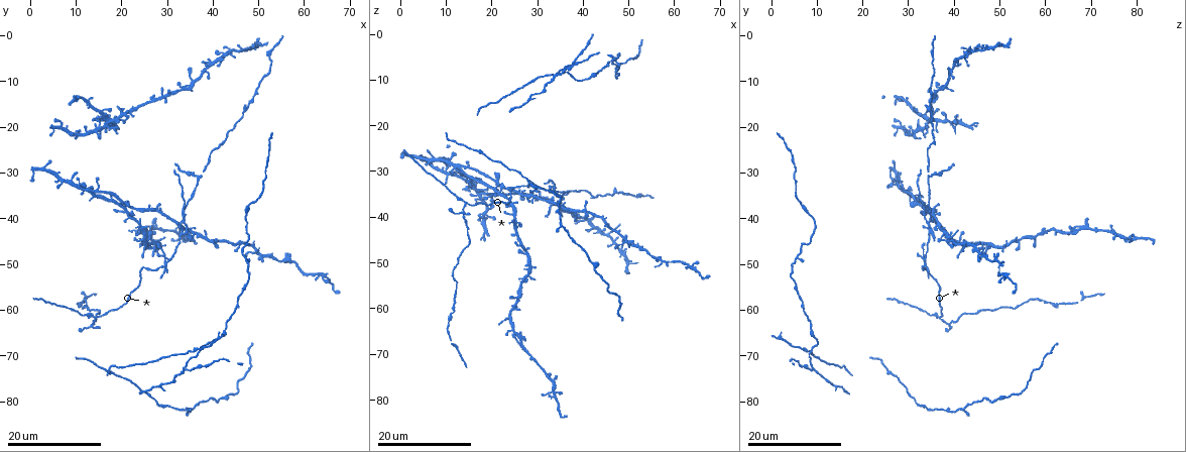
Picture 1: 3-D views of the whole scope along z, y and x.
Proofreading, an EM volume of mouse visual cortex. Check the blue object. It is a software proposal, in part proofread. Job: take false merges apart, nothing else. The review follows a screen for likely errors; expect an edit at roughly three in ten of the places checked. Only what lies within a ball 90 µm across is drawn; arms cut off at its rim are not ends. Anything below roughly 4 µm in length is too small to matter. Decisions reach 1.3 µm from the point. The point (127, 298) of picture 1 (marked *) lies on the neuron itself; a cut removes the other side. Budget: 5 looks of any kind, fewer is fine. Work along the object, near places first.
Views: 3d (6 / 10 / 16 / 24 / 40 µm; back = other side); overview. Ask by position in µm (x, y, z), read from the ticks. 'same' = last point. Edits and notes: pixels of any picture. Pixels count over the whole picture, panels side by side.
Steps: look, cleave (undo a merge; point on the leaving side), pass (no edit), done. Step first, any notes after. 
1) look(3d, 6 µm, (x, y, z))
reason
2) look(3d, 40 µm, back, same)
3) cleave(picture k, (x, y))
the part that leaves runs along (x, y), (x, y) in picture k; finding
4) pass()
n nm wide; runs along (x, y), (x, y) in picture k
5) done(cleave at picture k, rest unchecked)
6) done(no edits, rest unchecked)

look(3d, 24 µm, (36.5, 69.5, 8.5))
three arms meet

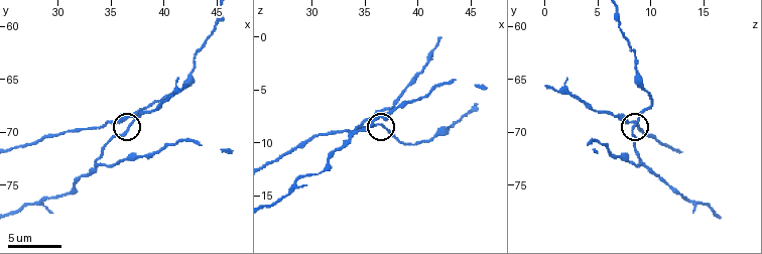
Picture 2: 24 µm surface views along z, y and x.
look(3d, 6 µm, (36.6, 69.6, 8.4))

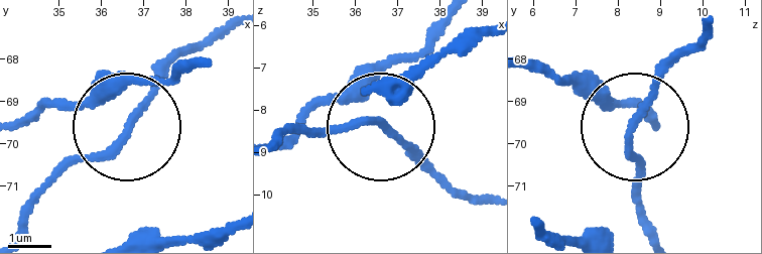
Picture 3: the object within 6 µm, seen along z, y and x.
look(3d, 6 µm, back, (36.70, 69.45, 8.40))

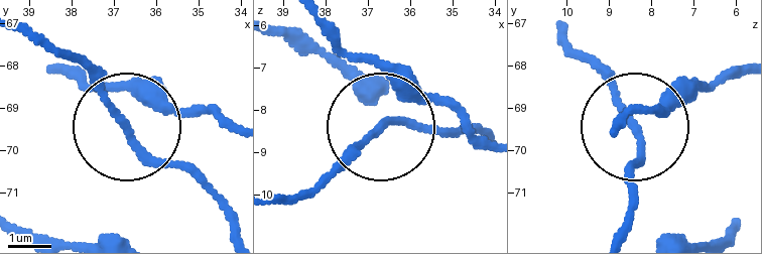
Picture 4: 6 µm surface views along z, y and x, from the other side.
pass()
3 arms; runs along (234, 125), (201, 107), (157, 107), (129, 129), (230, 212) in picture 4; one neuron here

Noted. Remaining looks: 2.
look(3d, 24 µm, (13.5, 63.0, 38.5))
looks like a crossing

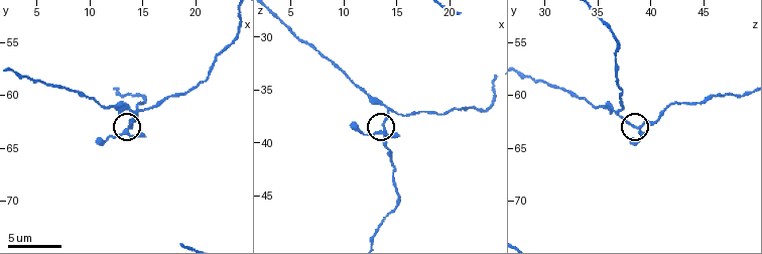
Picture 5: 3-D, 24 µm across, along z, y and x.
look(3d, 10 µm, (13.4, 63.4, 39.2))

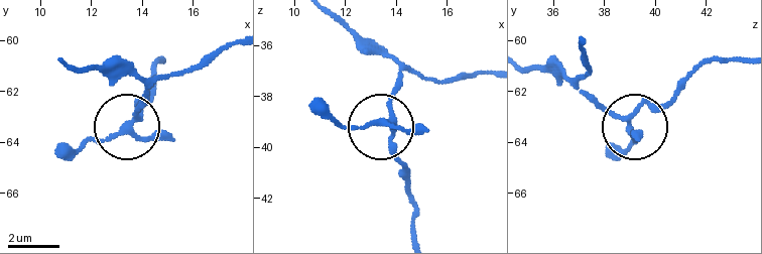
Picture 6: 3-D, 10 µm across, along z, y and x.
pass()
runs along (486, 71), (447, 82), (407, 73), (382, 120), (332, 122) in picture 6; continuous, no second neuron

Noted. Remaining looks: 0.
done(no edits, rest unchecked)

